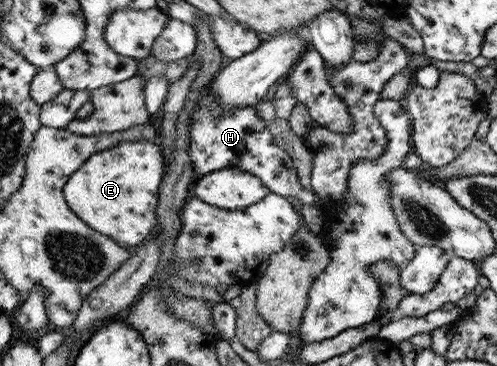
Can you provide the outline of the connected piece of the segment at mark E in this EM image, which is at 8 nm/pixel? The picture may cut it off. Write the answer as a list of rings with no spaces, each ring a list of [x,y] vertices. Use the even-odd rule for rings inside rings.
[[[159,139],[126,140],[110,149],[102,150],[86,160],[84,166],[69,178],[64,186],[68,205],[90,228],[96,229],[127,247],[135,247],[148,238],[156,222],[156,204],[146,192],[154,192],[161,186],[164,174],[164,154]],[[140,192],[140,194],[136,194]],[[142,202],[142,204],[140,204]]]

